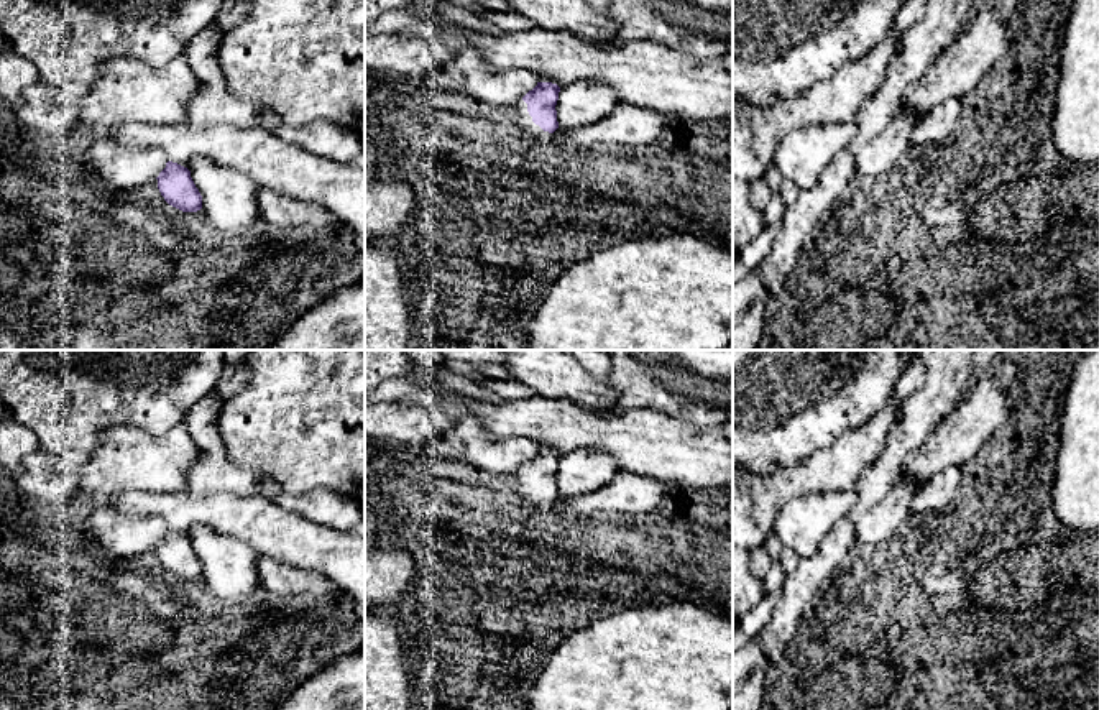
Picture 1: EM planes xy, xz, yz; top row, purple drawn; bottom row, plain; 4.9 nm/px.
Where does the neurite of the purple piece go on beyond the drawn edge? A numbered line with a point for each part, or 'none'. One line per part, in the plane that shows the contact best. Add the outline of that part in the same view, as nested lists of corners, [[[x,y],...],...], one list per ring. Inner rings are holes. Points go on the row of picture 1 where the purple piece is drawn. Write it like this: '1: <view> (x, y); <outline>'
1: xz (524, 122); [[[521,100],[517,105],[516,127],[522,131],[524,136],[531,140],[550,135],[549,131],[544,131],[539,125],[532,122],[532,117],[527,112],[527,104],[524,100]]]

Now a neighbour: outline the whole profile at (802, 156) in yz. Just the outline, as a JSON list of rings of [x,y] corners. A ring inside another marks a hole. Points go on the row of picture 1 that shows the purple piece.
[[[858,123],[813,125],[790,131],[777,146],[774,164],[782,178],[800,189],[812,189],[826,164],[843,150],[851,148]]]

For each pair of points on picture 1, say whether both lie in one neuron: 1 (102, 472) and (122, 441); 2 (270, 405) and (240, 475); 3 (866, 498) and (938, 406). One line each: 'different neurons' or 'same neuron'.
1: same neuron
2: different neurons
3: same neuron

